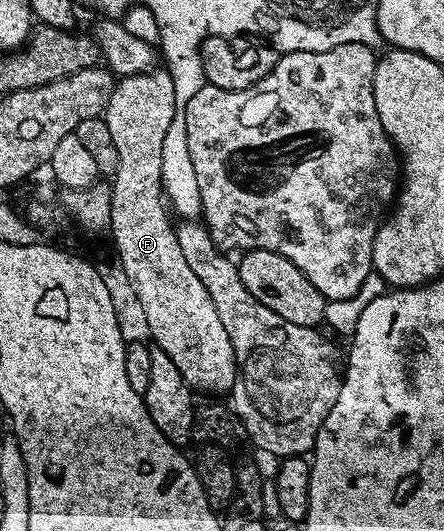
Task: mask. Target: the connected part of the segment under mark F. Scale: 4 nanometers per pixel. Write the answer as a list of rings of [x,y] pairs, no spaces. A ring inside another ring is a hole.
[[[155,68],[138,75],[121,77],[111,92],[110,102],[104,108],[103,120],[109,127],[114,146],[118,149],[118,170],[110,182],[110,224],[114,248],[122,264],[122,272],[128,286],[138,300],[149,334],[155,347],[165,350],[174,366],[181,371],[188,386],[195,391],[210,394],[229,393],[237,380],[237,362],[230,336],[222,324],[222,318],[194,270],[187,265],[178,243],[176,227],[168,211],[161,182],[162,149],[166,133],[170,130],[174,114],[178,110],[174,80],[166,68]]]

